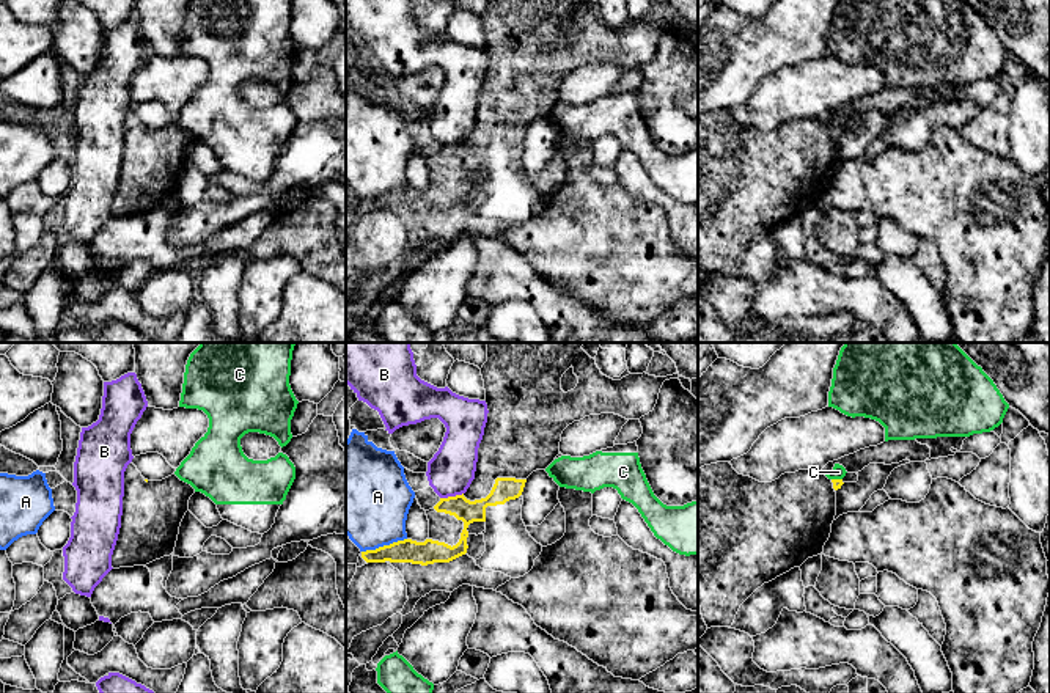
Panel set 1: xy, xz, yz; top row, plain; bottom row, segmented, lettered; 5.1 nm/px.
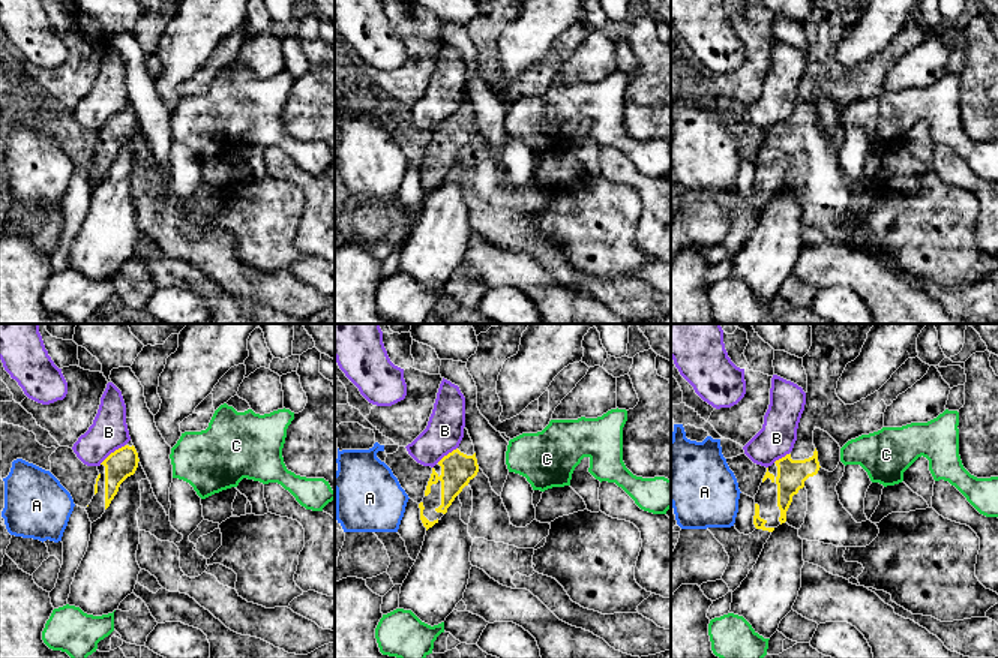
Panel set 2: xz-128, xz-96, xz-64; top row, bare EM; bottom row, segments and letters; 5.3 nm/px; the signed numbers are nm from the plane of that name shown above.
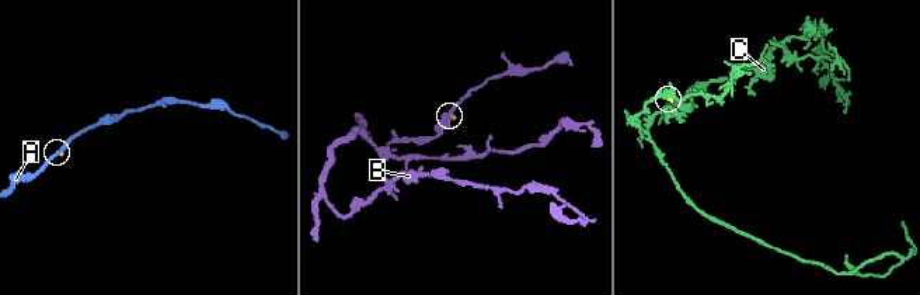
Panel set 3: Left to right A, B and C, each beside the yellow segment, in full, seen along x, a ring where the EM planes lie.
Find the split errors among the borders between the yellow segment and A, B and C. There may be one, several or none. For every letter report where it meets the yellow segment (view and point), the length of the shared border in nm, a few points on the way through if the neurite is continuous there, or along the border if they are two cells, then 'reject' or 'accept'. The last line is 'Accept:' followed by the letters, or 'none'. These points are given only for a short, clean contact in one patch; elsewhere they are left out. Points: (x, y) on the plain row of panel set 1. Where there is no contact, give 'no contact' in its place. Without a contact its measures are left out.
A: xz (384, 194) | 240 nm | along xz (406, 186), (362, 200) | reject
B: xz (451, 145) | 120 nm | along xz (462, 140), (440, 146) | reject
C: yz (837, 128) | 60 nm | along yz (832, 126), (841, 128) | reject
Accept: none

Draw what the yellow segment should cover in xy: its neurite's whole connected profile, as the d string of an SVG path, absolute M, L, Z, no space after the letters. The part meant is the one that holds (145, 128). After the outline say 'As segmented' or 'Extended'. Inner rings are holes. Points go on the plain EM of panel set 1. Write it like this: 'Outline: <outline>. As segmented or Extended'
Outline: M130 110L124 119L123 163L112 215L146 214L174 200L195 137L171 123L148 129Z. Extended

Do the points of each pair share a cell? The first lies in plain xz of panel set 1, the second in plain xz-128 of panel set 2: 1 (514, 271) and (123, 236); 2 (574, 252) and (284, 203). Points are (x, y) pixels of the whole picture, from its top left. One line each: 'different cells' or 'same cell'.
1: different cells
2: same cell

